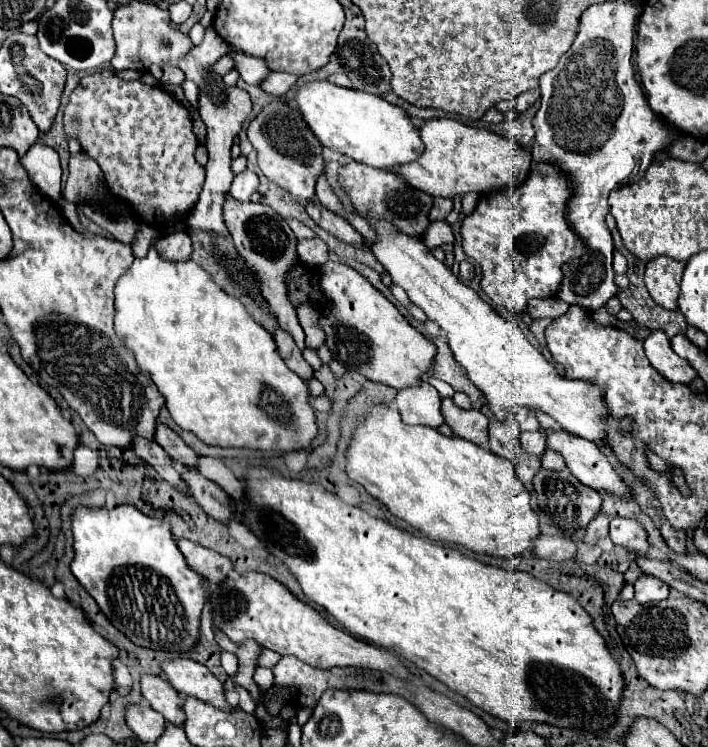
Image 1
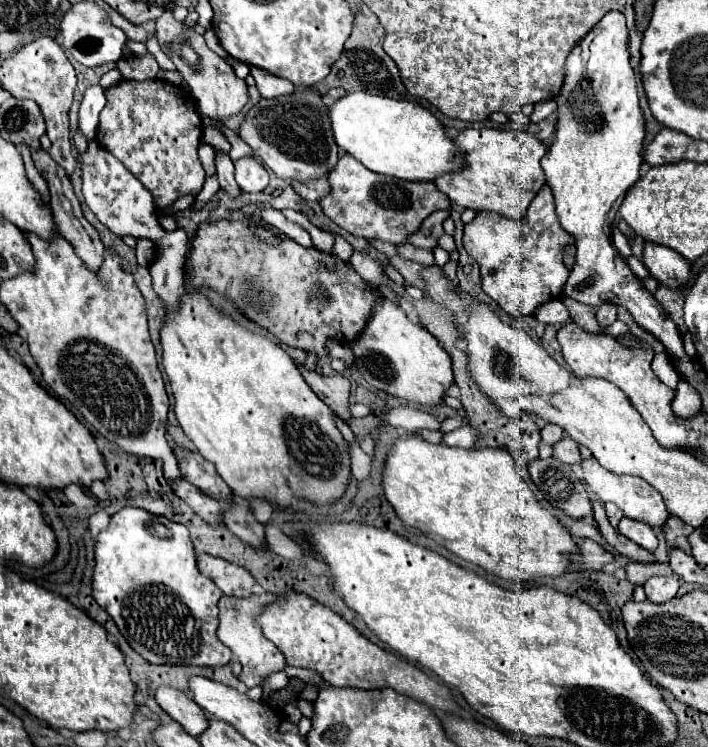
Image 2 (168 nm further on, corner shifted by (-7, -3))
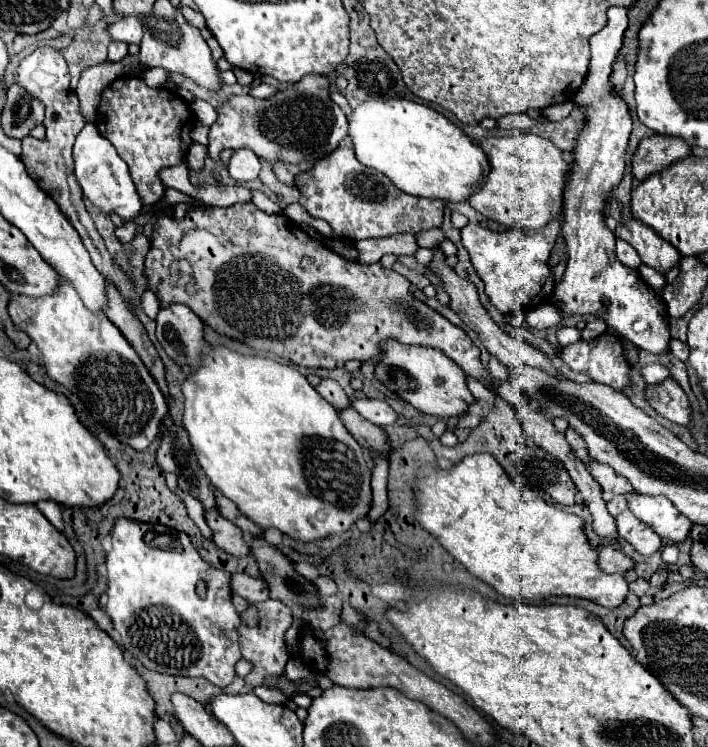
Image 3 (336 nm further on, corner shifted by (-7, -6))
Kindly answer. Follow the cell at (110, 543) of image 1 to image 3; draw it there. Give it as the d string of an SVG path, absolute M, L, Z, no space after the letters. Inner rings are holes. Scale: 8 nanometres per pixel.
M118 518L110 536L112 550L106 554L106 612L122 638L124 650L154 672L202 676L216 686L228 686L240 652L234 642L220 640L220 630L234 636L238 626L232 596L224 598L226 572L208 566L184 532L162 524ZM198 580L206 582L210 598L196 596Z

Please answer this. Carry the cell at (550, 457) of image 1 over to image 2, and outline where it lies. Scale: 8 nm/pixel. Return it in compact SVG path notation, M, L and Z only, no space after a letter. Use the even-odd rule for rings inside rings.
M564 437L564 439L560 439L560 441L554 445L554 455L556 455L560 461L568 463L568 465L574 465L574 463L580 463L580 461L582 461L582 459L580 459L580 449L578 449L578 445L576 445L570 437Z

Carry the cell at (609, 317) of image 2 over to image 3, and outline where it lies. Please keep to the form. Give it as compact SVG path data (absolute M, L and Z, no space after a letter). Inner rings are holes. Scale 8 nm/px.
M595 318L587 323L586 328L582 330L582 336L584 340L592 340L596 336L600 336L602 332L606 332L606 324L601 319Z

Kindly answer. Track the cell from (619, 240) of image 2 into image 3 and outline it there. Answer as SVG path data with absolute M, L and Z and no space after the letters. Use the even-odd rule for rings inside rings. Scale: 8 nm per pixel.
M616 240L616 252L618 252L618 260L624 264L624 266L628 266L628 268L638 268L642 262L640 262L640 258L638 258L638 254L636 254L636 250L626 242L626 240Z

